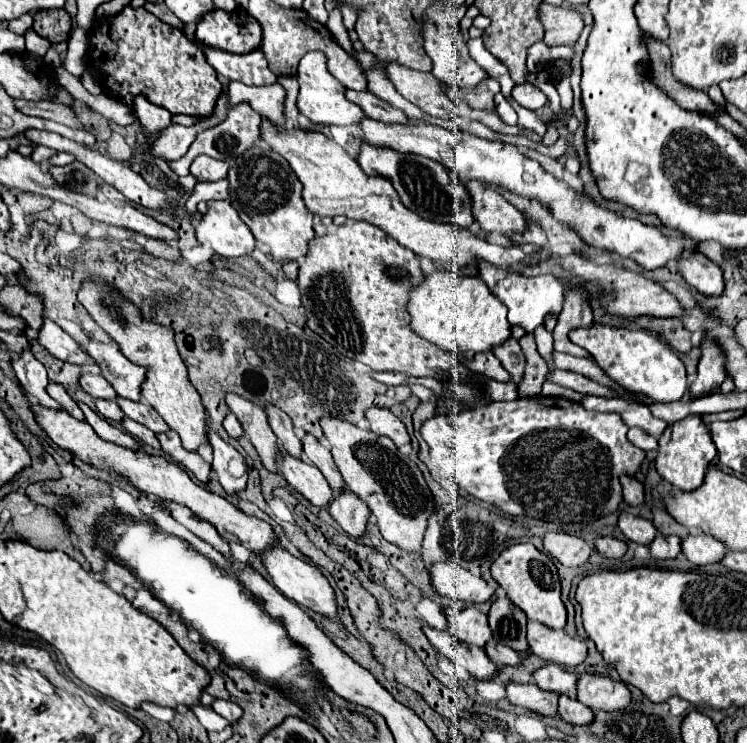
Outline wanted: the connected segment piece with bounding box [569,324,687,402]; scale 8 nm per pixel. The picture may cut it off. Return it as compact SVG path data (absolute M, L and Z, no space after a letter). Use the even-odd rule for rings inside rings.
M593 324L591 328L571 330L569 338L585 348L599 368L603 368L615 382L619 382L629 392L639 392L649 396L655 402L677 402L687 394L687 376L685 366L679 356L657 340L651 332L641 328L609 328Z

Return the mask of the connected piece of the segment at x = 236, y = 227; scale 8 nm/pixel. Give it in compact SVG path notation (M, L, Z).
M209 200L203 220L195 222L195 232L201 244L209 244L215 254L225 258L237 258L255 248L251 230L241 222L229 200Z

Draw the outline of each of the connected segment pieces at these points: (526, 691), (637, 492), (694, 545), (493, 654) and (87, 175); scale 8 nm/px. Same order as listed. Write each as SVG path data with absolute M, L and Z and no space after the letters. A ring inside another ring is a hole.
M509 684L507 698L511 704L527 708L541 716L557 716L557 698L555 692L545 692L535 684Z
M623 476L621 484L623 484L623 498L629 506L643 506L645 504L645 490L635 478Z
M689 534L683 544L683 554L687 560L695 566L705 566L705 564L719 564L727 552L725 544L707 536L707 534Z
M491 640L485 648L487 648L487 650L485 650L487 656L495 662L497 668L503 668L503 666L519 666L519 664L523 662L521 656L519 656L515 650L511 650L511 648L507 648L507 646L495 642L495 640Z
M73 162L67 166L49 166L49 174L53 176L53 180L73 192L79 194L87 194L87 196L95 196L99 194L99 182L93 176L93 172L81 164L81 162Z

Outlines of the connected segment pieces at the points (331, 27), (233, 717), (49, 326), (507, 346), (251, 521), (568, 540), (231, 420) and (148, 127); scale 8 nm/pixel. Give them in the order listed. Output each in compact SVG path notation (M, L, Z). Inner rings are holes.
M338 4L335 6L335 9L329 13L326 27L334 37L333 40L335 40L359 65L354 55L354 48L349 38L348 31L342 23L342 14Z
M215 700L211 708L213 708L219 716L223 716L225 720L229 720L231 724L235 724L235 722L241 718L241 714L243 714L243 710L241 710L237 704L229 702L229 700Z
M43 318L43 326L39 328L37 342L43 348L47 348L47 352L51 356L55 356L57 360L71 362L71 364L89 364L91 362L91 358L77 346L77 342L49 318Z
M509 338L505 344L493 350L493 354L501 360L503 368L513 376L513 382L517 384L521 380L521 374L525 370L525 356L521 352L521 346L515 338Z
M31 400L31 404L33 404L33 414L35 414L39 426L51 436L51 440L61 448L71 450L83 462L93 464L93 466L103 468L103 470L109 470L117 476L127 476L129 482L135 488L139 488L147 494L153 494L153 496L159 496L163 500L171 500L171 502L177 502L177 504L183 504L183 506L191 508L199 518L209 520L225 540L233 540L233 542L245 546L251 552L259 552L259 548L267 548L267 544L279 544L269 522L243 514L241 510L237 510L225 498L215 496L209 490L205 490L203 486L195 484L189 478L189 474L185 470L181 470L179 466L163 460L163 458L157 458L157 456L149 456L149 454L143 454L143 452L131 452L127 448L119 448L119 446L99 438L87 422L79 422L73 416L69 416L67 412L47 410L47 408L39 406L35 400Z
M549 532L543 538L545 550L557 558L567 568L583 566L591 556L591 546L573 534L561 534L561 532Z
M227 414L227 418L225 418L225 422L223 422L223 426L225 426L225 430L227 430L227 434L231 436L231 438L241 438L243 436L243 428L241 428L241 424L239 424L239 420L235 418L235 414Z
M137 96L133 100L133 106L135 106L137 122L143 128L143 132L151 132L151 136L157 136L161 130L171 126L171 118L173 118L171 112L147 102L143 96Z

